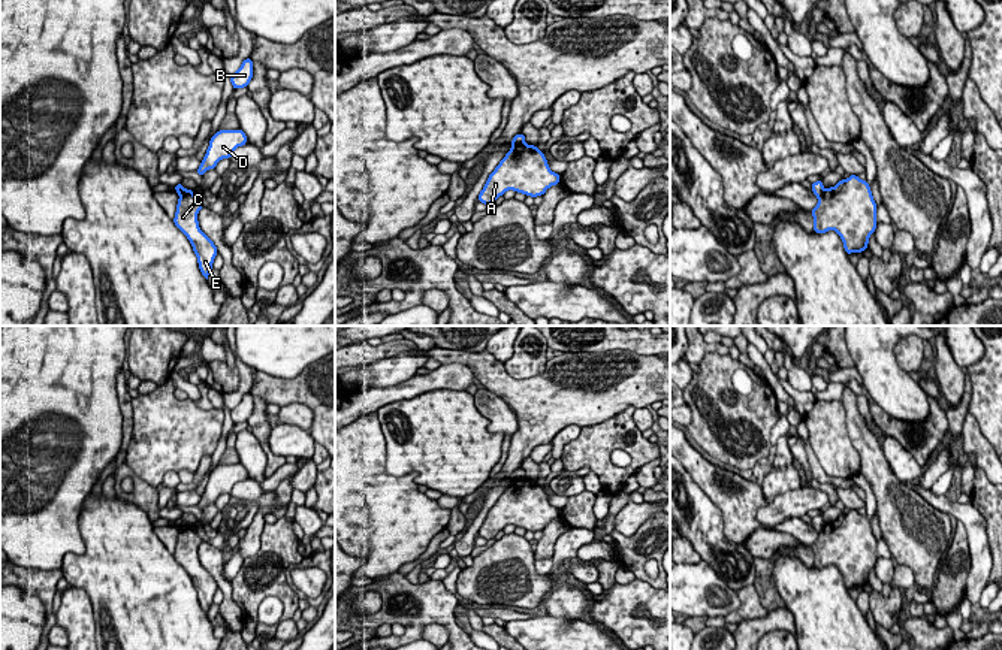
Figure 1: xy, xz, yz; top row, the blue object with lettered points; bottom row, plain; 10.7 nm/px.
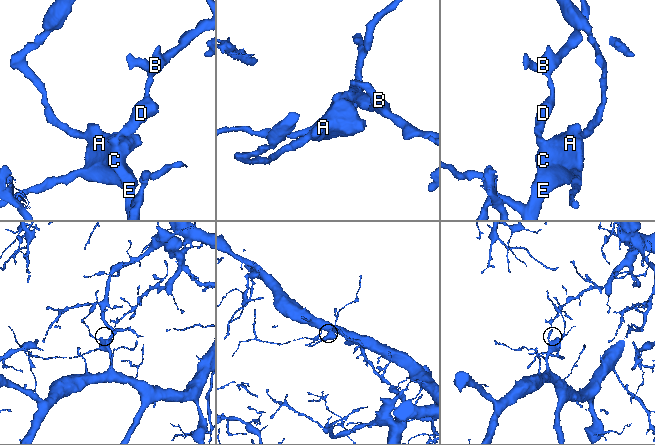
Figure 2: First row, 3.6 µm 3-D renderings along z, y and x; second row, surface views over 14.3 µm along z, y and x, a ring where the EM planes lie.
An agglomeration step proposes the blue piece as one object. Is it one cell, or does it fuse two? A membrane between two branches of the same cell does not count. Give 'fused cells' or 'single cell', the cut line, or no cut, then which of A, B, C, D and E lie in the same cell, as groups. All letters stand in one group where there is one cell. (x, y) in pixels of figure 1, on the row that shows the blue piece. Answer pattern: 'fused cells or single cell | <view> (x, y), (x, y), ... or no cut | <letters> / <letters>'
fused cells | yz (824, 190), (818, 199) | A C E / B D

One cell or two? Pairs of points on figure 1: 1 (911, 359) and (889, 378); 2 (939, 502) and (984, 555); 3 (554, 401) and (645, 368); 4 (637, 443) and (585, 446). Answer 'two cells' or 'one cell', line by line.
1: two cells
2: one cell
3: one cell
4: one cell

